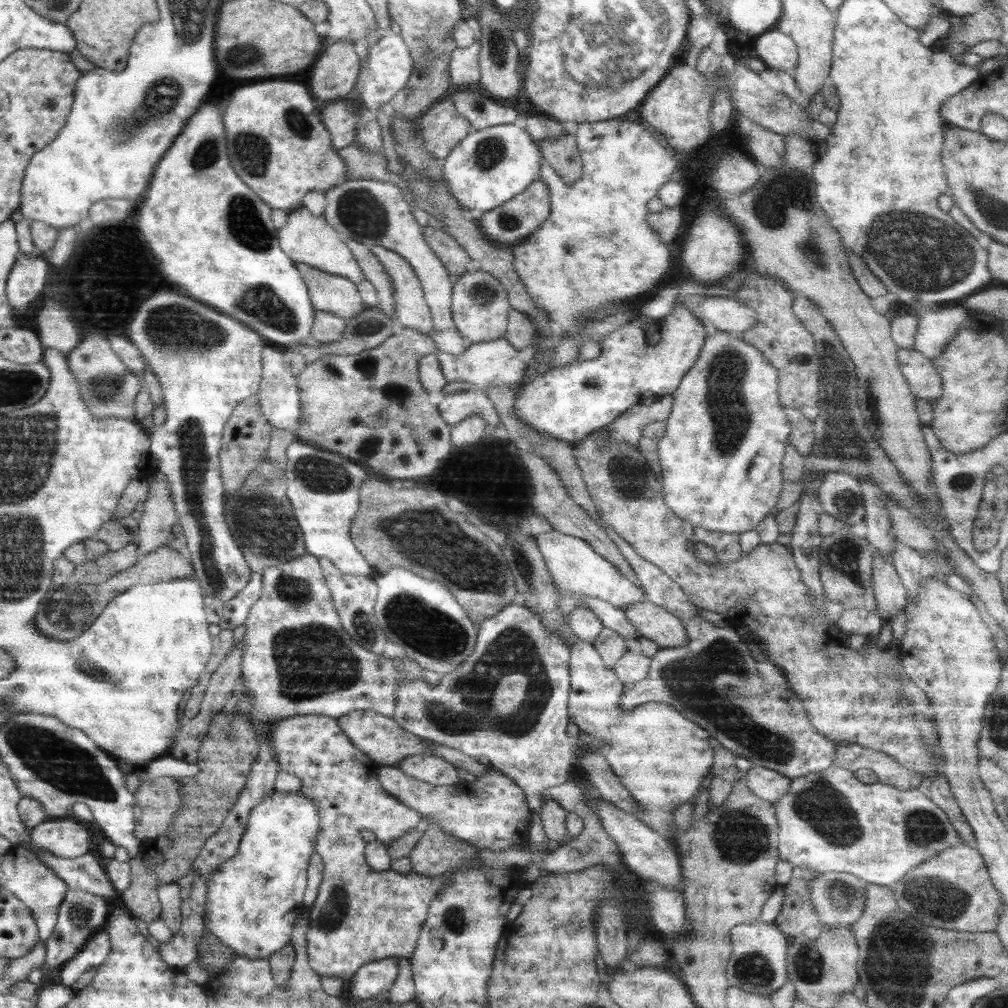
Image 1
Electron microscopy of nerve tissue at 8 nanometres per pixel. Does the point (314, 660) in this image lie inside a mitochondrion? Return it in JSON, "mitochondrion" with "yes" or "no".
{"mitochondrion":"yes"}

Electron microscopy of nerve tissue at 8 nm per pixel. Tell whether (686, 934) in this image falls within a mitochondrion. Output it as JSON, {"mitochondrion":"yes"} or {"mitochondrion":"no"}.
{"mitochondrion":"no"}

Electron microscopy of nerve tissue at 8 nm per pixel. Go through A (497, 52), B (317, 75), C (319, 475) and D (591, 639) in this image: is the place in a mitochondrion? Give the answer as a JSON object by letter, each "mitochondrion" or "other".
{"A":"mitochondrion","B":"other","C":"mitochondrion","D":"other"}

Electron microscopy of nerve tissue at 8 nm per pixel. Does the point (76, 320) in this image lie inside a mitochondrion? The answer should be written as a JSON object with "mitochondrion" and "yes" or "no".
{"mitochondrion":"no"}

